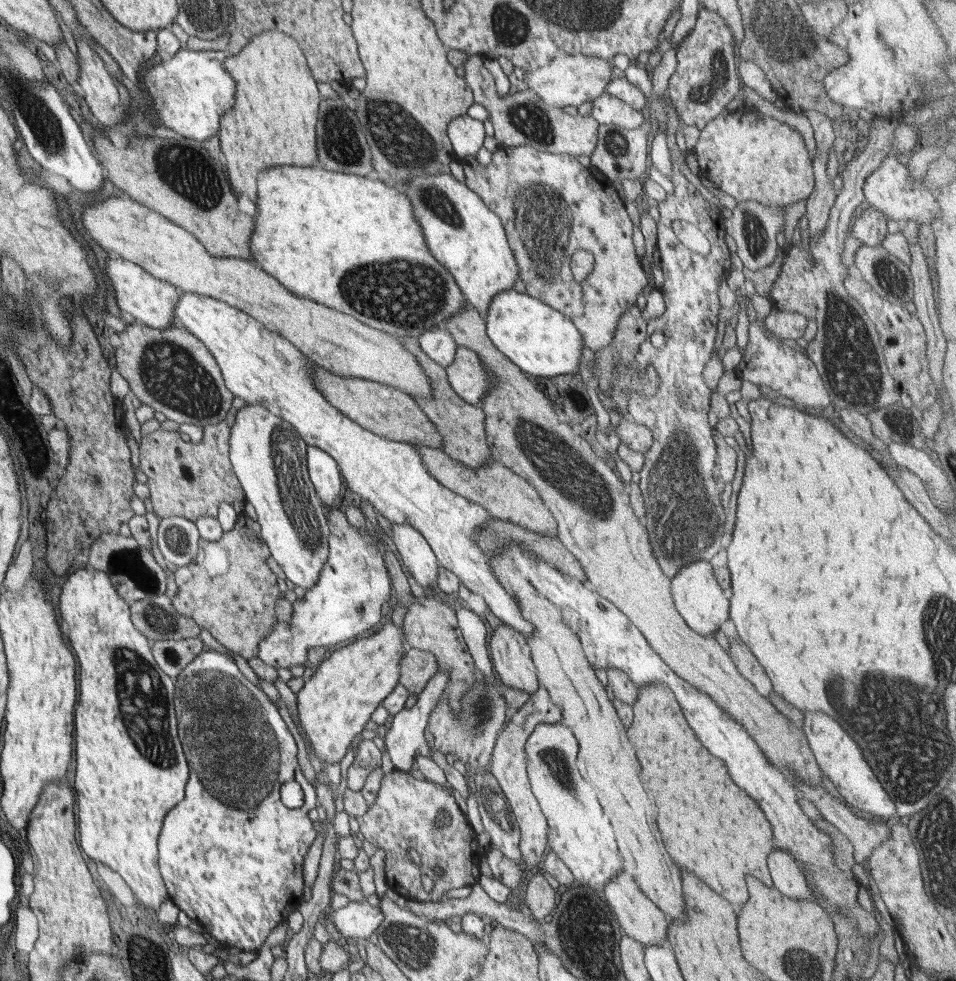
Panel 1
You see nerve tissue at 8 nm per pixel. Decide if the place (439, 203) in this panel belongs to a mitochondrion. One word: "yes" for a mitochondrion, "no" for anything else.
yes

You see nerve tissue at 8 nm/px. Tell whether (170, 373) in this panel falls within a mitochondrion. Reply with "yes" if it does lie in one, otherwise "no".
yes

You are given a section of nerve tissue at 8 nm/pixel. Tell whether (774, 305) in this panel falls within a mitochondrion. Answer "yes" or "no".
no

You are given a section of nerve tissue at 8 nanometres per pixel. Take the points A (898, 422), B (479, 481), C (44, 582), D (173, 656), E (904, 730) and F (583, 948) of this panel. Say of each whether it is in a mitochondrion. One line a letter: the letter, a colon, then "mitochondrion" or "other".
A: mitochondrion
B: other
C: other
D: mitochondrion
E: mitochondrion
F: mitochondrion

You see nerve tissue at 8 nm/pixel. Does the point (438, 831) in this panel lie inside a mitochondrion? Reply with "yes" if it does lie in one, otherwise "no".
yes

